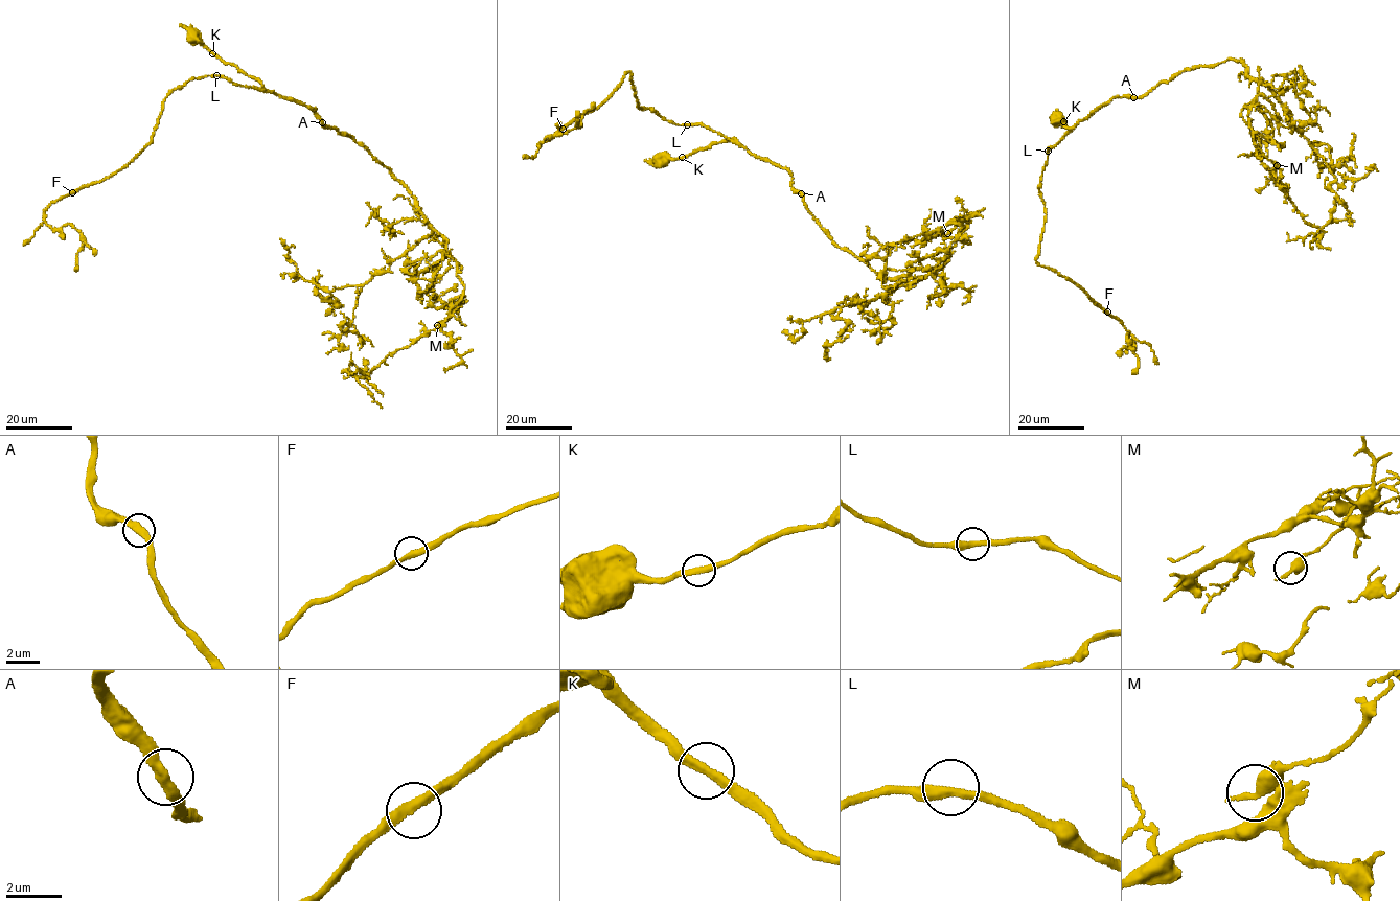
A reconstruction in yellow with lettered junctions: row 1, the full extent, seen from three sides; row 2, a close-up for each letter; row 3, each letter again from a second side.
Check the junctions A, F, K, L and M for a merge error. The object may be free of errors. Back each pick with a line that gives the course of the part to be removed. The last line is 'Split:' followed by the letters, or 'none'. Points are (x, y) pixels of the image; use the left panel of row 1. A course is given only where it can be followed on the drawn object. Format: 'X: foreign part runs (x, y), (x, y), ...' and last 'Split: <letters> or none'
Split: none

